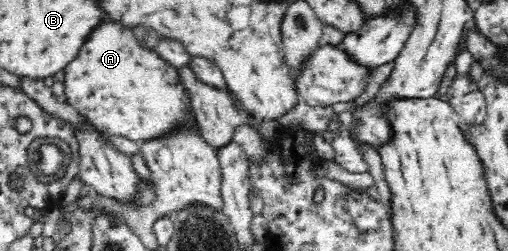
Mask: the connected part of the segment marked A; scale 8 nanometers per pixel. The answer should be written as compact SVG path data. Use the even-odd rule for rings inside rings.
M100 23L88 32L79 52L66 64L60 77L64 83L64 101L84 115L92 127L108 131L113 135L122 135L138 143L152 136L162 136L178 125L195 119L184 86L180 84L177 68L162 59L154 49L142 47L131 28L120 23Z

